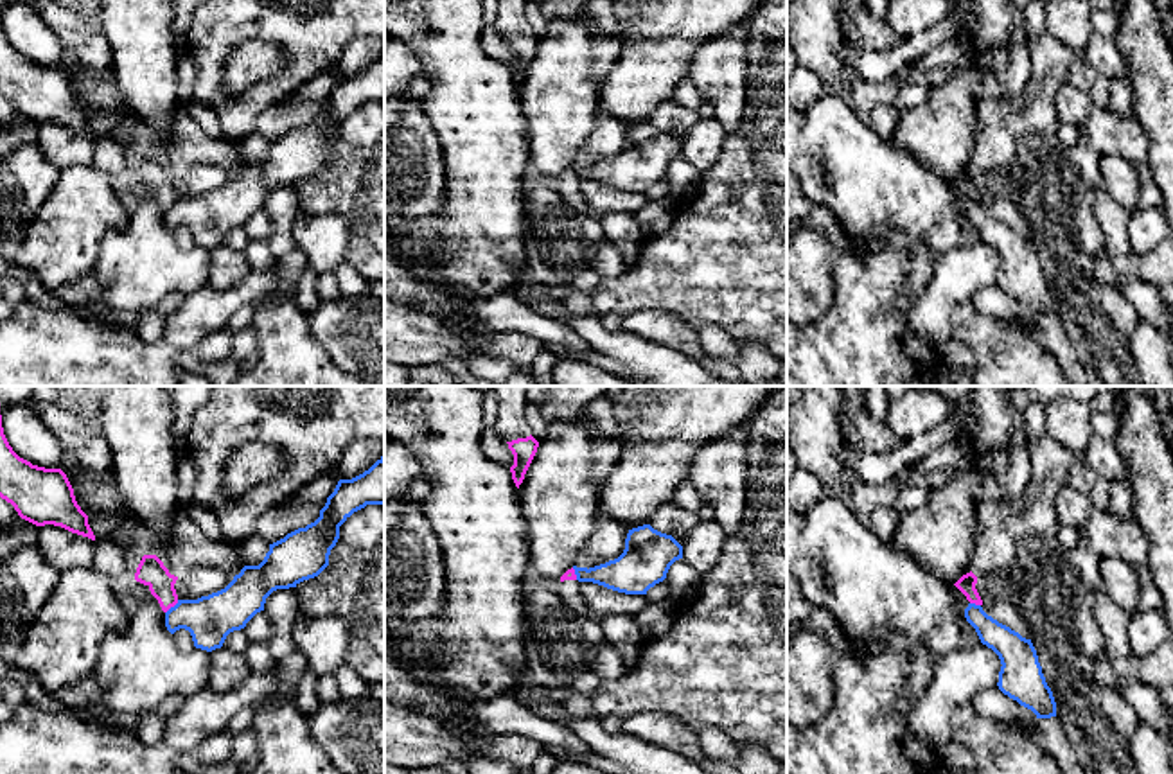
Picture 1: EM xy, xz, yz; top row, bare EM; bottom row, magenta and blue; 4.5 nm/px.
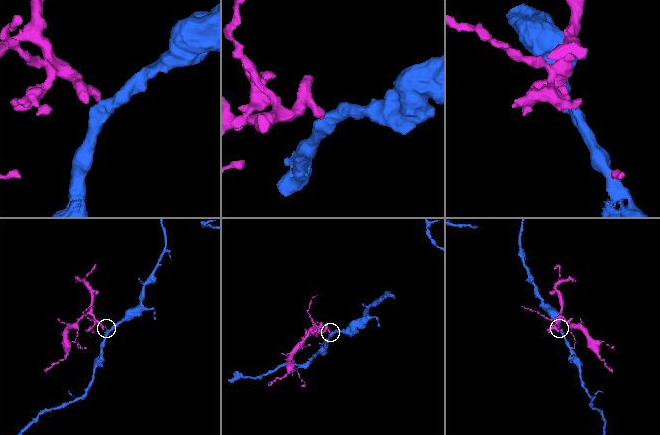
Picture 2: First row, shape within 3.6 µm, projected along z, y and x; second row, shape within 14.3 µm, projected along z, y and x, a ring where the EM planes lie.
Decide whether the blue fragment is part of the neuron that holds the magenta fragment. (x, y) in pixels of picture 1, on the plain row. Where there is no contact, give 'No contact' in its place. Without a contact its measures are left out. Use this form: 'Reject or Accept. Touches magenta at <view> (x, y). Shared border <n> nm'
Reject. Touches magenta at xy (171, 203). Shared border 90 nm

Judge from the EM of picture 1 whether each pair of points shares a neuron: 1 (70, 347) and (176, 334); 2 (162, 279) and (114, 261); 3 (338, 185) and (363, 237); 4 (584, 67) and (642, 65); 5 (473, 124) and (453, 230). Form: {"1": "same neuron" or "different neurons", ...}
{"1": "same neuron", "2": "same neuron", "3": "same neuron", "4": "different neurons", "5": "same neuron"}

